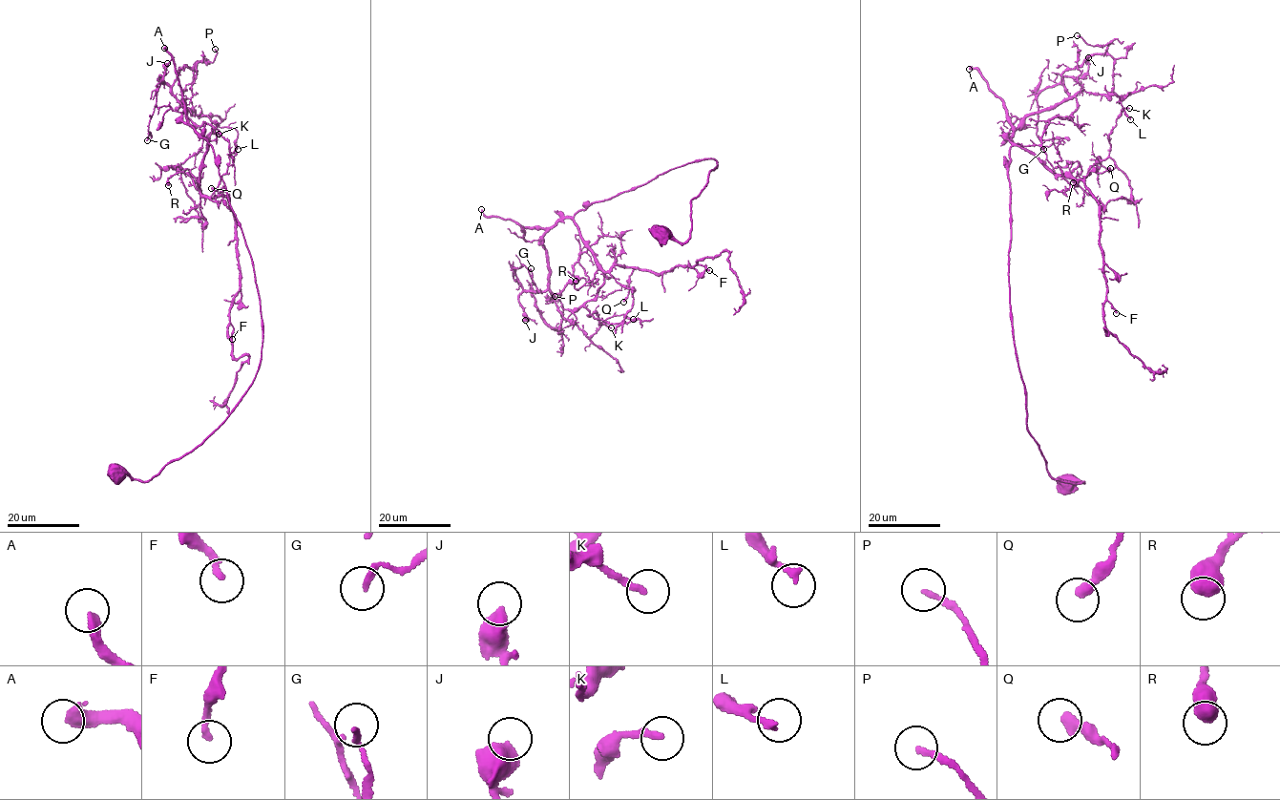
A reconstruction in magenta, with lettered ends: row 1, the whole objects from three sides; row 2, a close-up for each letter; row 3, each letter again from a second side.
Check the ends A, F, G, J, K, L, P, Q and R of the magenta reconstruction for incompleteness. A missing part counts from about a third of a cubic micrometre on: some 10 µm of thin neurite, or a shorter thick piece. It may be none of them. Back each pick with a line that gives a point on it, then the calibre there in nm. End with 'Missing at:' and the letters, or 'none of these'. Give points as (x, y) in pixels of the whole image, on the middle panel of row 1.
A: Place: (481, 209). Thickness 440 nm
Missing at: A

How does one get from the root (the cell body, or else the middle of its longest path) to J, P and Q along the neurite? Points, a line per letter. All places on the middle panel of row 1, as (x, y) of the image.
J: (661, 234), (688, 239), (690, 202), (714, 159), (556, 223), (541, 241), (547, 288), (519, 296), (525, 320)
P: (661, 234), (688, 239), (714, 159), (556, 223), (541, 241), (547, 288), (531, 289), (559, 330), (555, 296)
Q: (661, 234), (688, 239), (690, 202), (714, 159), (575, 215), (598, 266), (633, 267), (623, 302)

